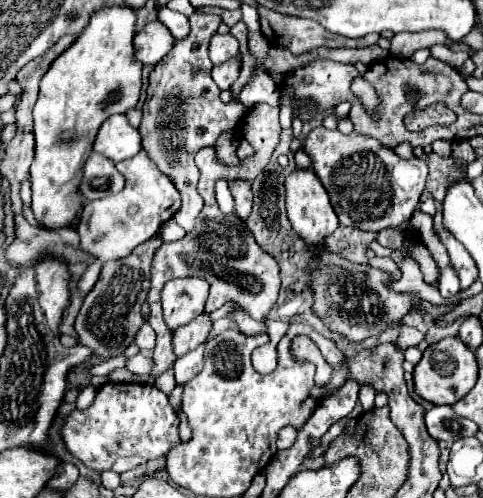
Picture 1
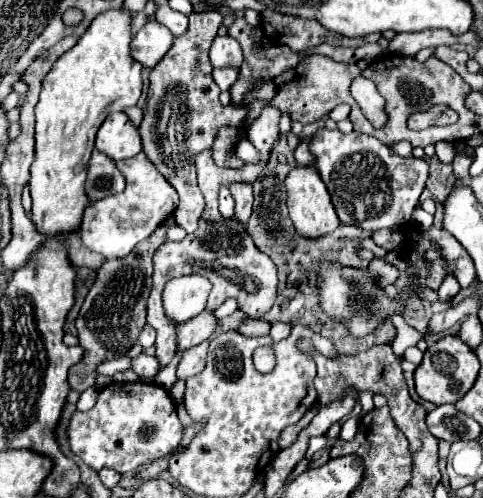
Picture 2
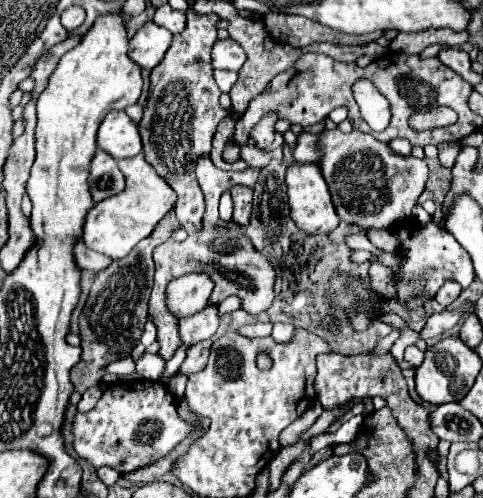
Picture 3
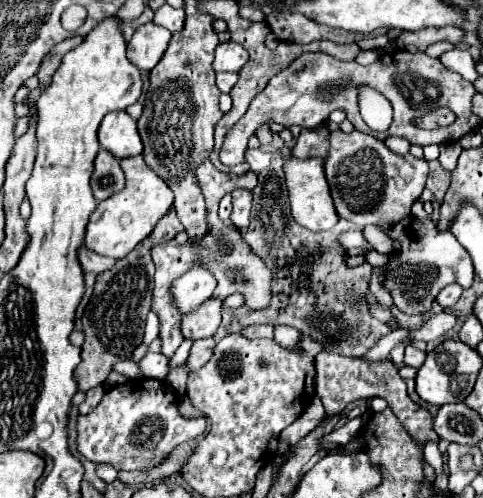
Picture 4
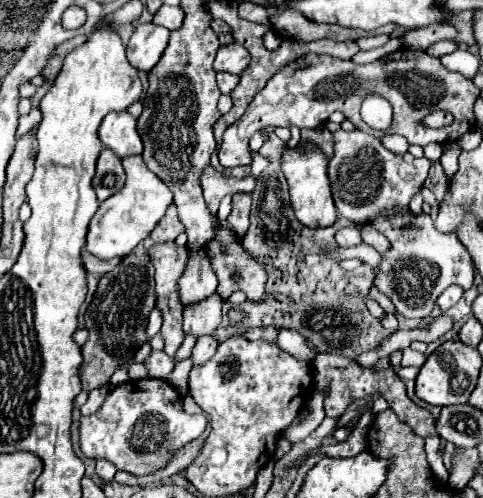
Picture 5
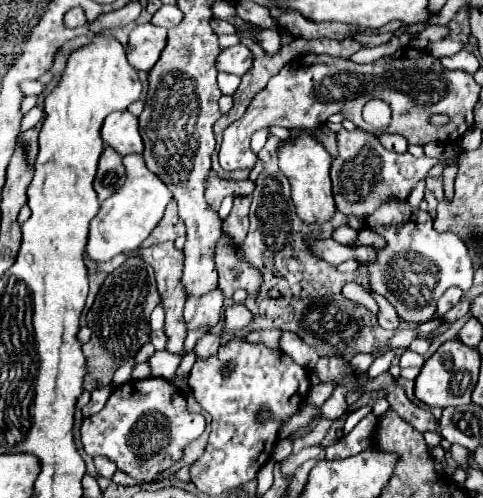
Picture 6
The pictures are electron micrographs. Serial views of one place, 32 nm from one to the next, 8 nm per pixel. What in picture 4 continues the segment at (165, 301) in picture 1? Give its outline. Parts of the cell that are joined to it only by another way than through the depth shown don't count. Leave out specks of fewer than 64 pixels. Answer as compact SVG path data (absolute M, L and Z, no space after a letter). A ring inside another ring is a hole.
M192 268L184 276L176 278L176 282L172 282L172 304L184 316L188 312L198 310L212 296L214 288L216 280L212 274L208 274L204 268Z

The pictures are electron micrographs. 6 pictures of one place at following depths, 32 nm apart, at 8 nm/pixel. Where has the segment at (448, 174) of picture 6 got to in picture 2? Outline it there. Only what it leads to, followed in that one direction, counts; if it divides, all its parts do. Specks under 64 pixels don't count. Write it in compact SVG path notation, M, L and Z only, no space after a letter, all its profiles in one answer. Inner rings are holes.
M446 141L438 142L435 144L435 151L442 162L451 164L457 154L456 143Z

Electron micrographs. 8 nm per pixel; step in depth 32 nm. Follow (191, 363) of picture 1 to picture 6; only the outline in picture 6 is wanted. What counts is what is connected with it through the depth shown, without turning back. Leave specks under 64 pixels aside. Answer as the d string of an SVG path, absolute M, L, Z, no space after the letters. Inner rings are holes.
M206 334L194 346L194 354L196 354L198 360L206 360L206 358L210 358L218 350L218 346L220 346L220 338L214 336L214 334Z

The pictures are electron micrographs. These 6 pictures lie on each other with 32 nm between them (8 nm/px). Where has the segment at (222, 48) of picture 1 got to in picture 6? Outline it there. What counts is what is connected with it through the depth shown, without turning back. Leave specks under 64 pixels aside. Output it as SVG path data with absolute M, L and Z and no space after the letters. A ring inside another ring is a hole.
M242 44L222 50L216 58L216 68L220 72L230 72L236 76L242 76L244 72L248 72L250 66L252 66L252 54Z

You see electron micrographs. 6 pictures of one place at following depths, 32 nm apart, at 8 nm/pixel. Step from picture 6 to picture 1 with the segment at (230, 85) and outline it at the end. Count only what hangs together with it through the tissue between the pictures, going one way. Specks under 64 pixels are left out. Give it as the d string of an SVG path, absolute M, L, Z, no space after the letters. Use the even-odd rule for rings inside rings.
M238 54L238 58L230 58L212 68L212 78L216 80L220 90L228 90L230 84L236 82L236 78L240 74L240 66L242 66L242 54Z

